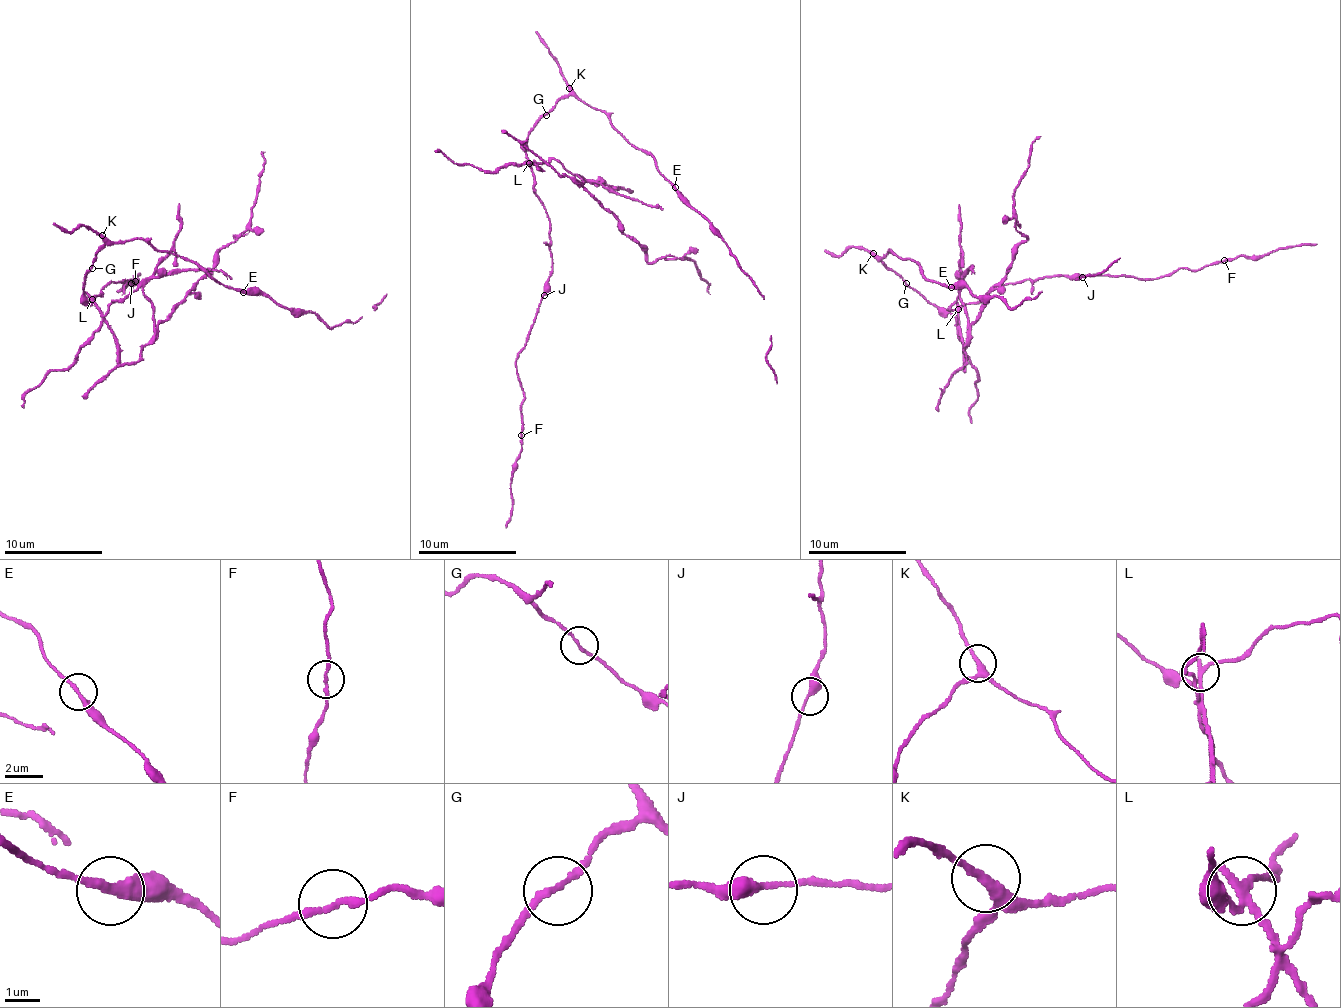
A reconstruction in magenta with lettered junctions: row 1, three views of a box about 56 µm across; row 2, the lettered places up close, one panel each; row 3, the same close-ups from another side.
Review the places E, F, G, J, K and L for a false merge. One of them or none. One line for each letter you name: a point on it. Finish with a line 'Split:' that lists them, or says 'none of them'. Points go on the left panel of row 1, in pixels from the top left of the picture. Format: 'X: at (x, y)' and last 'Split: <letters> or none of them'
L: at (92, 299)
Split: L

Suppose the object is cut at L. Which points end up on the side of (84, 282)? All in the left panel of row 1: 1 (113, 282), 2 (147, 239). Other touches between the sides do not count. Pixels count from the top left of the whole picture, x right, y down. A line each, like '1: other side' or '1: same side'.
1: same side
2: same side

